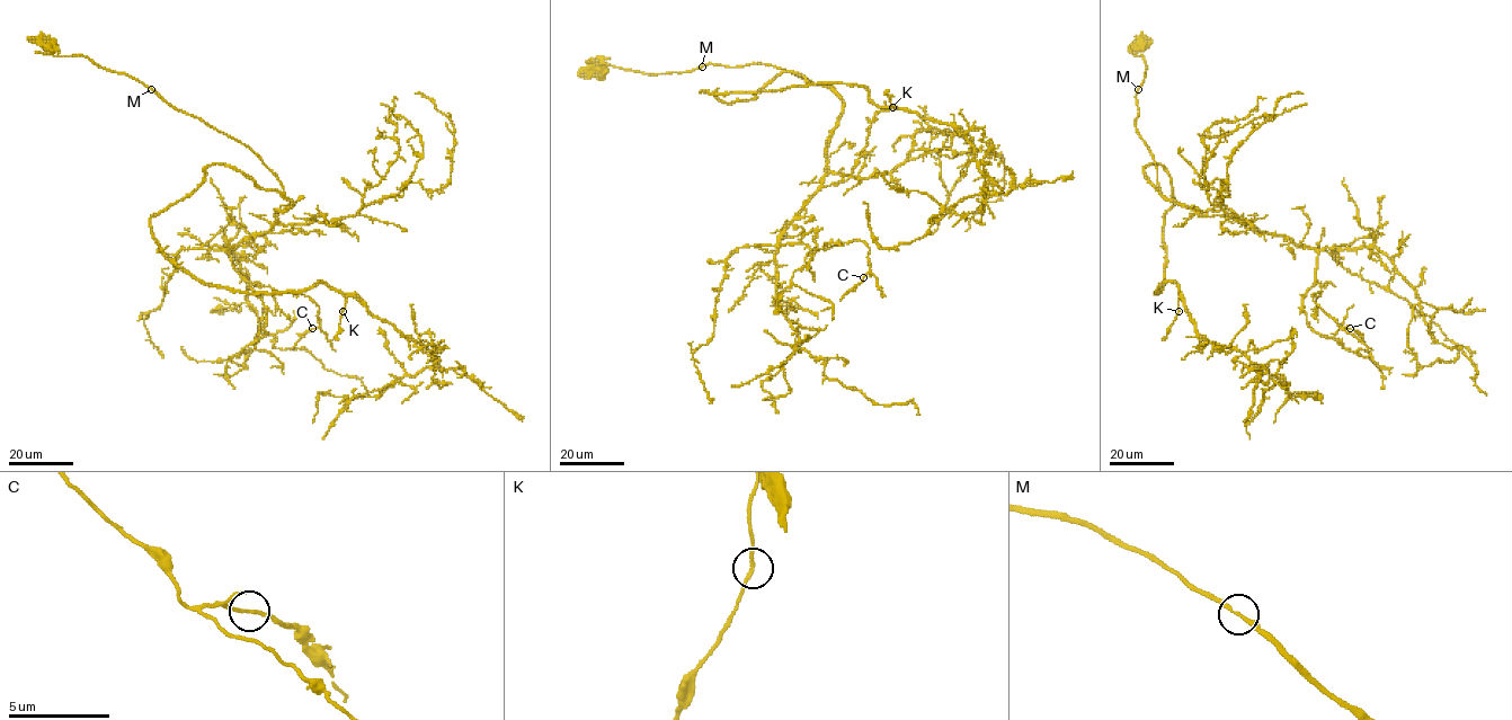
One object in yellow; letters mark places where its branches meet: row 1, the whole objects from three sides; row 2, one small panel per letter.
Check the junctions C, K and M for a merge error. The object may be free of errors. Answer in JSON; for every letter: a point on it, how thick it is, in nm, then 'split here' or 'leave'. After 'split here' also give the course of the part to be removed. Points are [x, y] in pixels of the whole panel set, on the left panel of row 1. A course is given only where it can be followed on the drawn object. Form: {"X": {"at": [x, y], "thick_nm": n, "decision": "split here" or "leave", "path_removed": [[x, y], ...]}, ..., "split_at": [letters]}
{"C": {"at": [312, 328], "thick_nm": 170, "decision": "leave"}, "K": {"at": [343, 311], "thick_nm": 160, "decision": "leave"}, "M": {"at": [151, 89], "thick_nm": 160, "decision": "leave"}, "split_at": []}

